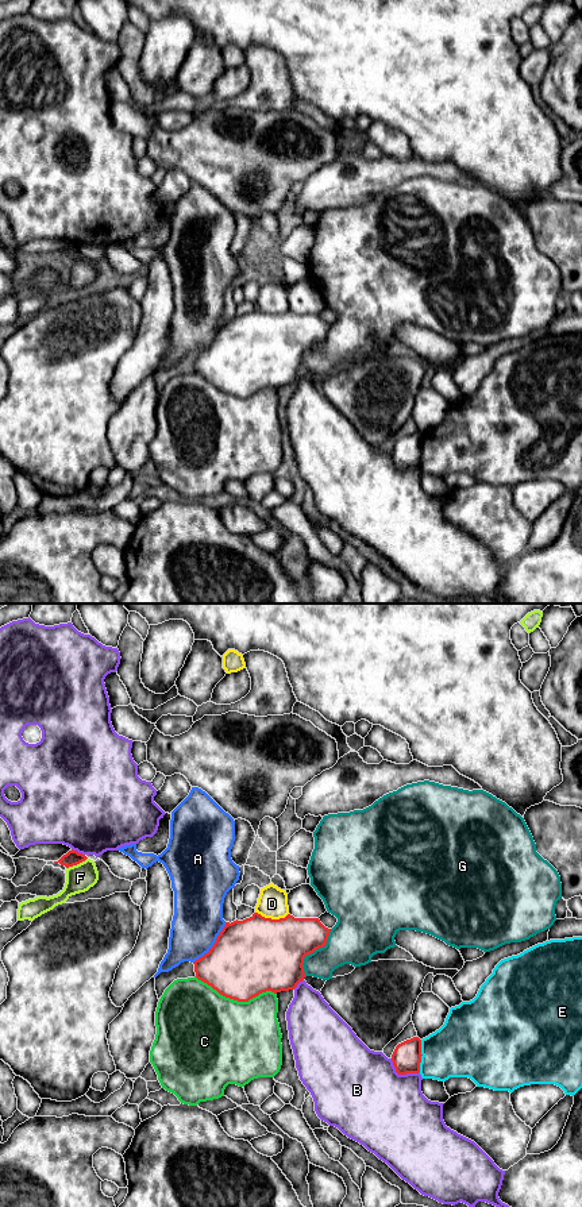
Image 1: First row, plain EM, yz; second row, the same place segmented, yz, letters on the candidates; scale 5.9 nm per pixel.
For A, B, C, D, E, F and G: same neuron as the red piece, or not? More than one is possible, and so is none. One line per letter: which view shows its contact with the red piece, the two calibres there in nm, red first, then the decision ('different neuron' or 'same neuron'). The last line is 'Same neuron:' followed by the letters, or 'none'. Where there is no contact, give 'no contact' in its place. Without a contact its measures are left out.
A: meets red in yz; 440 nm thick on the red side, 300 nm on the other; different neuron
B: meets red in yz; 170 nm thick on the red side, 480 nm on the other; different neuron
C: meets red in yz; 420 nm thick on the red side, 500 nm on the other; different neuron
D: meets red in yz; 440 nm thick on the red side, 180 nm on the other; different neuron
E: meets red in yz; 170 nm thick on the red side, 360 nm on the other; different neuron
F: meets red in yz; 90 nm thick on the red side, 170 nm on the other; different neuron
G: meets red in yz; 400 nm thick on the red side, 280 nm on the other; different neuron
Same neuron: none

